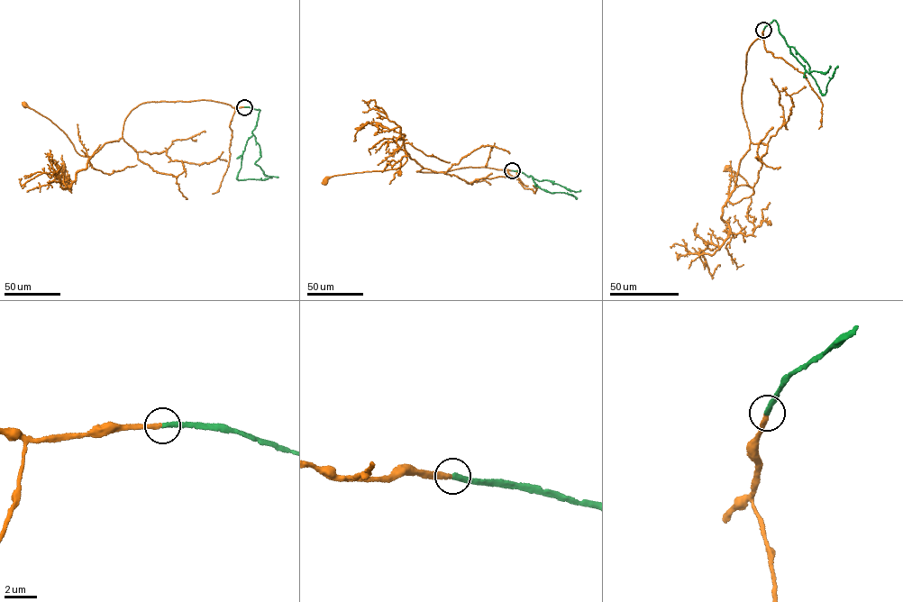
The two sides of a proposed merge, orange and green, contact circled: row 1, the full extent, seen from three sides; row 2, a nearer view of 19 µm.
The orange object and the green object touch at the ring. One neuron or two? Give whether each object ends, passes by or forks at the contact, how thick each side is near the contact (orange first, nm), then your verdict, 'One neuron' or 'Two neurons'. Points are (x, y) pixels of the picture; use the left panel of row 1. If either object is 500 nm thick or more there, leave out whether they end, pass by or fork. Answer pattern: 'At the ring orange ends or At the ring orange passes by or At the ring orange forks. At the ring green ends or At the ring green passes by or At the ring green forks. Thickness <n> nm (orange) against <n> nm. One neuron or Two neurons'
At the ring orange ends. At the ring green ends. Thickness 320 nm (orange) against 320 nm. One neuron

